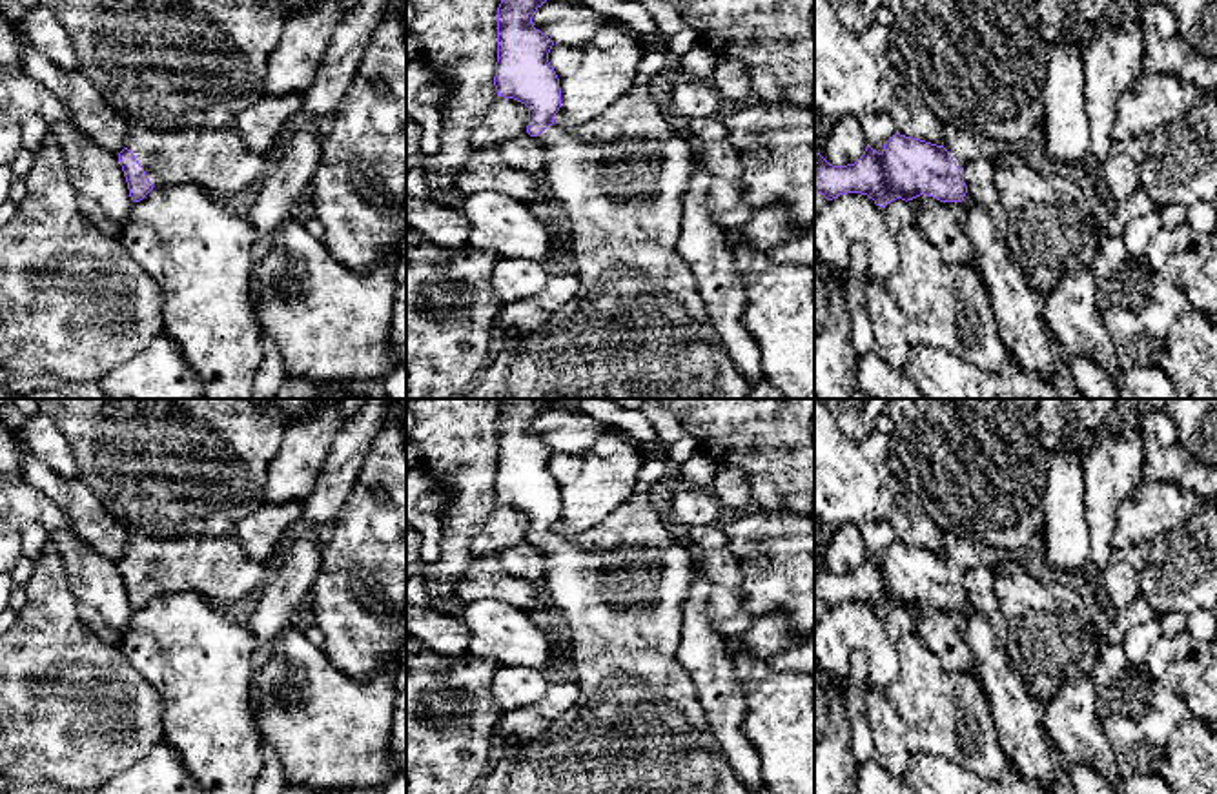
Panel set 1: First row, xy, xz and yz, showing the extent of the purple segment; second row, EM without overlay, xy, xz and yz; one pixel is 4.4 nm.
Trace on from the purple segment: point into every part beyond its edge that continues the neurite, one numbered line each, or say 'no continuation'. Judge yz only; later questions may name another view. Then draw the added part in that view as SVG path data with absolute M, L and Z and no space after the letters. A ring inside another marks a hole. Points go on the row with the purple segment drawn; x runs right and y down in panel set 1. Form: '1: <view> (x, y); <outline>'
1: yz (962, 146); M953 126L944 127L944 148L960 168L977 158L989 158L995 164L1017 158L1011 144L986 137L975 137Z

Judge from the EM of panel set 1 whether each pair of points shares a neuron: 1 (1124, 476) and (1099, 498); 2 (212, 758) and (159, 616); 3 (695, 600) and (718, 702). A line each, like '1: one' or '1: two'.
1: one
2: one
3: one

